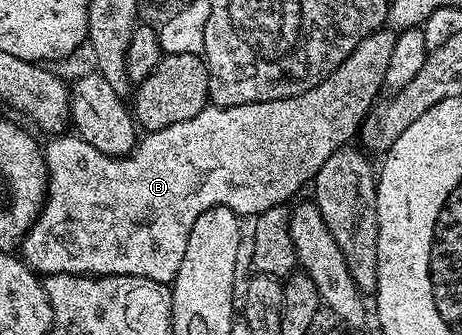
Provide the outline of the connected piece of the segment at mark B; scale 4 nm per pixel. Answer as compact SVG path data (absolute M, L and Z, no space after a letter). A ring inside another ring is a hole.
M381 28L375 30L373 34L368 34L346 56L346 60L340 65L334 73L327 75L315 84L308 87L307 90L301 90L300 93L292 98L270 98L267 100L249 100L240 102L237 106L217 106L209 104L205 106L198 116L190 116L190 120L182 120L178 124L170 124L161 130L153 130L145 133L143 137L136 142L131 153L125 153L123 156L116 154L103 154L98 152L86 140L79 136L52 136L47 139L48 147L43 147L42 153L44 163L48 169L48 193L44 200L44 205L40 208L40 213L36 216L36 221L24 235L18 250L22 255L23 261L28 263L31 270L36 271L37 275L47 276L49 274L87 274L89 276L99 276L101 274L129 274L139 278L149 278L155 282L171 283L176 277L176 265L182 260L186 252L186 240L194 220L206 208L215 206L225 206L233 210L237 216L252 214L259 216L275 206L284 206L287 198L292 198L304 185L311 183L316 177L316 173L330 160L330 156L335 154L345 144L357 137L358 129L366 115L373 109L372 101L379 96L380 90L384 86L384 77L386 76L386 64L390 60L390 52L394 52L397 31L392 28Z

